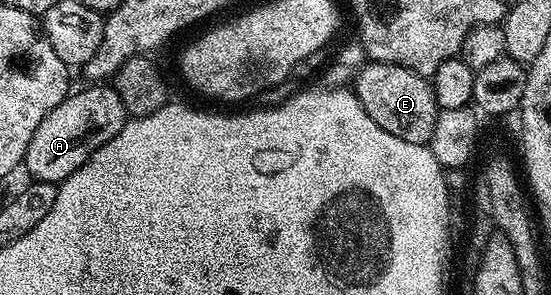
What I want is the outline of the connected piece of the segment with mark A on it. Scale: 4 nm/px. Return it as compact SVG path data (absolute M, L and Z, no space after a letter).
M88 85L85 91L73 90L56 106L53 111L46 113L42 125L34 129L34 137L30 137L30 145L24 154L23 170L32 174L31 178L37 183L63 183L66 177L70 177L85 161L90 158L110 137L114 137L124 127L129 113L122 105L122 97L118 97L115 86L112 85Z

